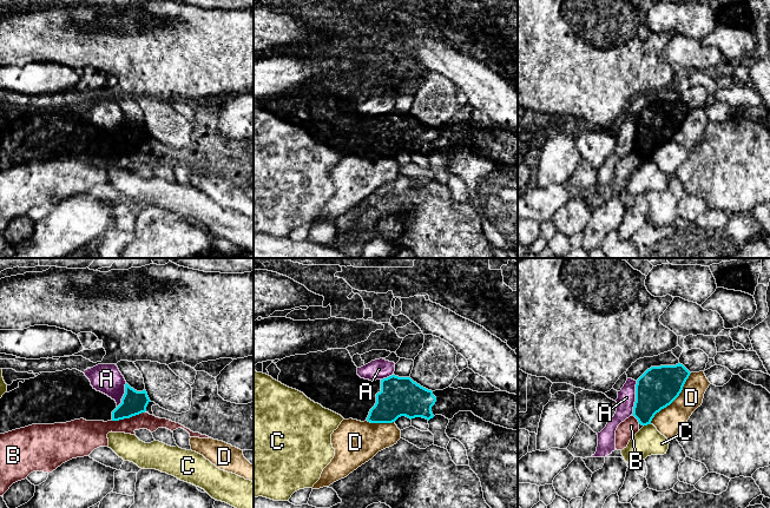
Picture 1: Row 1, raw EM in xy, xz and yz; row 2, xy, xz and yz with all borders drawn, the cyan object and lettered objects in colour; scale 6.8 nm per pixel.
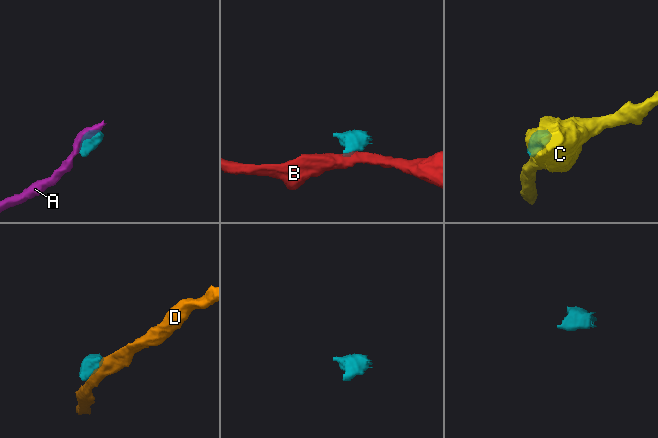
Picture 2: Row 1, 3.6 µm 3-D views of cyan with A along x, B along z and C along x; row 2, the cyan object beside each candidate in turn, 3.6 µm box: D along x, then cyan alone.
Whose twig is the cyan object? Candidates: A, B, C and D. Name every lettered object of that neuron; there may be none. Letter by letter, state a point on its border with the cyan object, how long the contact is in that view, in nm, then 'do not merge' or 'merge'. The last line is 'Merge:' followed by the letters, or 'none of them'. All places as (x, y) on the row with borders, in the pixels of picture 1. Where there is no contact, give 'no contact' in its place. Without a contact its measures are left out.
A: meets cyan in yz at (636, 397); contact 240 nm long; do not merge
B: meets cyan in xy at (127, 417); contact 240 nm long; do not merge
C: meets cyan in yz at (646, 424); contact 50 nm long; do not merge
D: meets cyan in yz at (673, 400); contact 460 nm long; do not merge
Merge: none of them

